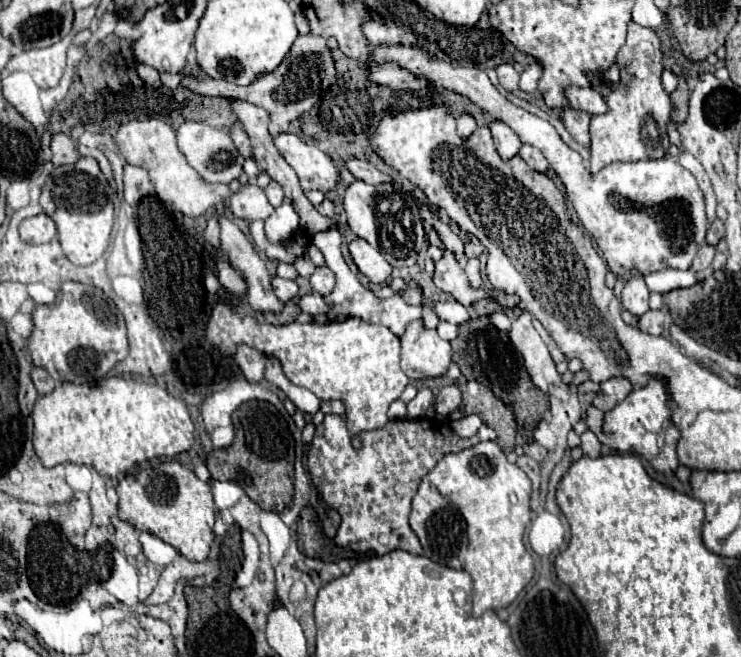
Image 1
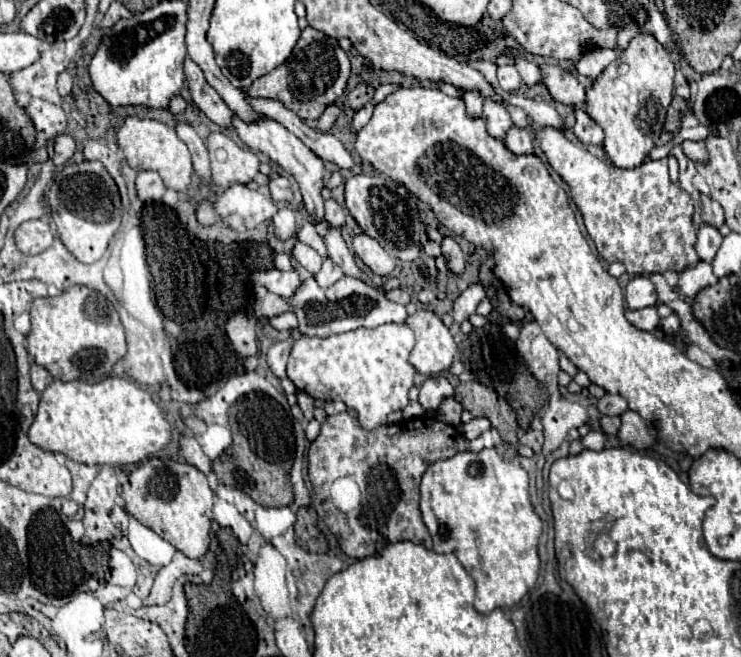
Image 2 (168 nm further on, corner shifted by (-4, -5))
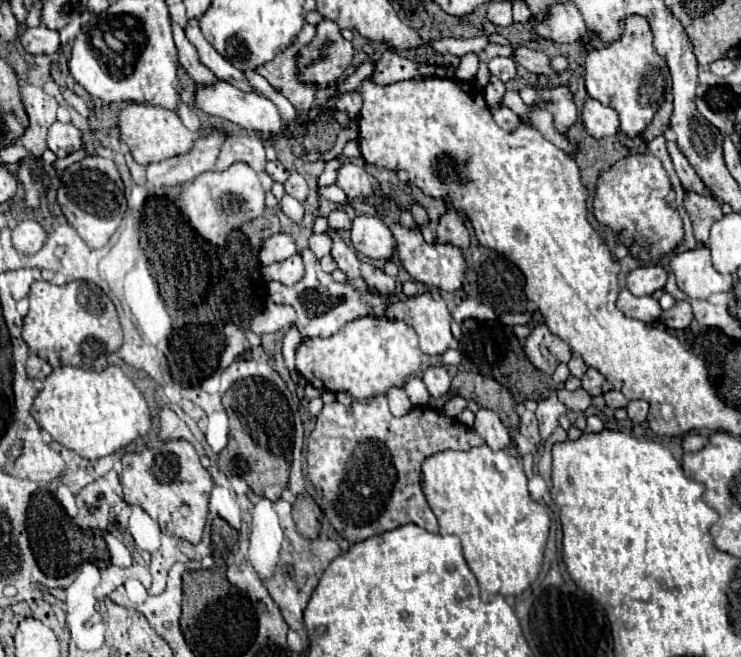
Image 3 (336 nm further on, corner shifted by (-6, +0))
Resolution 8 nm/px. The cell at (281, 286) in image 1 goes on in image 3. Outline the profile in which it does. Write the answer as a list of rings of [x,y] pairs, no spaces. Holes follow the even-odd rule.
[[[295,254],[283,262],[277,262],[277,264],[271,264],[271,266],[263,266],[261,270],[263,278],[265,280],[277,280],[281,284],[295,284],[303,278],[303,262],[301,262],[301,256]]]

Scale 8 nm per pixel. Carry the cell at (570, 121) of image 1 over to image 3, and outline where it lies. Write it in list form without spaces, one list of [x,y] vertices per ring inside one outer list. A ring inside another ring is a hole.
[[[593,98],[585,100],[583,124],[593,138],[615,136],[619,132],[619,116],[611,106],[605,106]]]

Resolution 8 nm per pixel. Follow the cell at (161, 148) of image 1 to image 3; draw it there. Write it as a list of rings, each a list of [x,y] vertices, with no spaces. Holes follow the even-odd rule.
[[[129,104],[119,112],[119,132],[121,140],[129,146],[131,156],[147,166],[151,162],[167,160],[175,154],[189,152],[193,148],[193,142],[197,138],[195,132],[187,130],[177,116],[177,112],[161,108],[161,106],[151,106],[151,104]]]

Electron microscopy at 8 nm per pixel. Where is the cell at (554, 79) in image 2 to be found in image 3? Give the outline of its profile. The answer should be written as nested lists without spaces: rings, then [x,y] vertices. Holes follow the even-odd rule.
[[[511,46],[513,48],[513,60],[525,66],[533,74],[553,74],[553,68],[549,64],[549,58],[543,52],[531,50],[527,46]]]

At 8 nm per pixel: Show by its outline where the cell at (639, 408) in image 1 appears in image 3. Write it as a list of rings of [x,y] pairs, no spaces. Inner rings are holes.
[[[631,400],[629,406],[627,406],[627,412],[629,412],[629,418],[631,418],[633,424],[641,424],[647,418],[649,404],[645,400]]]

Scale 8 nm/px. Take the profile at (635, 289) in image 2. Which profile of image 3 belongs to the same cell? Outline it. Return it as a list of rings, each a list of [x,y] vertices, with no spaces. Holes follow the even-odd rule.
[[[661,264],[639,266],[629,272],[627,288],[635,296],[651,296],[655,290],[661,290],[667,282],[667,270]]]

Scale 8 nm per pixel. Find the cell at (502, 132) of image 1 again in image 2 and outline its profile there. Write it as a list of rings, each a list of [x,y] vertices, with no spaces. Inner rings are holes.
[[[485,101],[483,103],[483,121],[487,123],[489,135],[493,135],[495,139],[505,139],[507,131],[513,125],[509,113],[505,111],[505,107],[497,105],[493,101]]]

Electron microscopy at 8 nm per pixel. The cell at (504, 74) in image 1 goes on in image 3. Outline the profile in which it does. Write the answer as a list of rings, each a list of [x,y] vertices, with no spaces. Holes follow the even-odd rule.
[[[497,56],[497,58],[491,58],[487,62],[489,66],[489,72],[499,76],[503,82],[509,82],[511,78],[515,78],[515,60],[513,58],[503,58],[503,56]]]

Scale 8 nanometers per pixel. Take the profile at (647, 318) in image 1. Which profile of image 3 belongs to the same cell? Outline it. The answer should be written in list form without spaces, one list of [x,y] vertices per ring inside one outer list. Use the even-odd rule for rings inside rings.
[[[679,300],[675,302],[675,306],[671,310],[665,310],[661,314],[661,320],[667,328],[687,328],[693,320],[693,312],[691,312],[691,304],[687,300]]]

